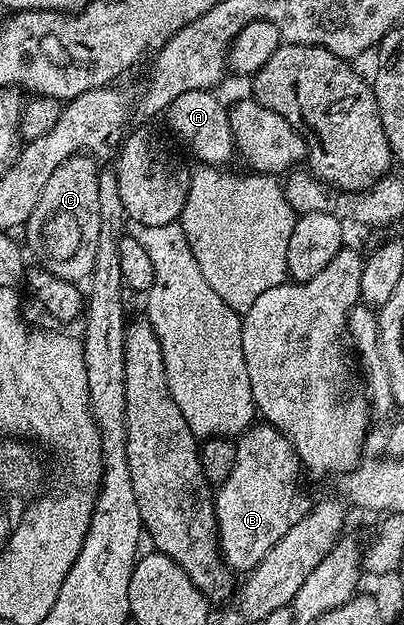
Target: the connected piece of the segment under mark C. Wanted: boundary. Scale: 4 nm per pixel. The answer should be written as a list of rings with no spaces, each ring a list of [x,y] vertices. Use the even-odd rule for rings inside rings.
[[[90,155],[71,156],[45,182],[37,206],[25,225],[27,244],[36,256],[38,263],[46,268],[57,279],[72,282],[86,281],[93,270],[97,258],[97,242],[101,230],[101,218],[97,206],[96,161]]]

